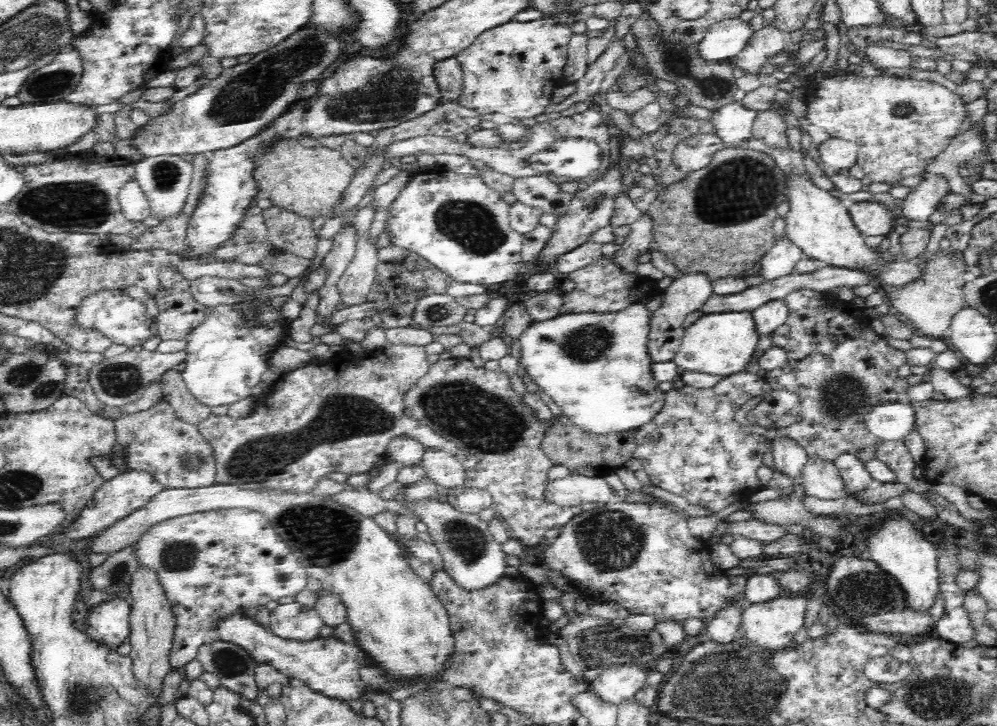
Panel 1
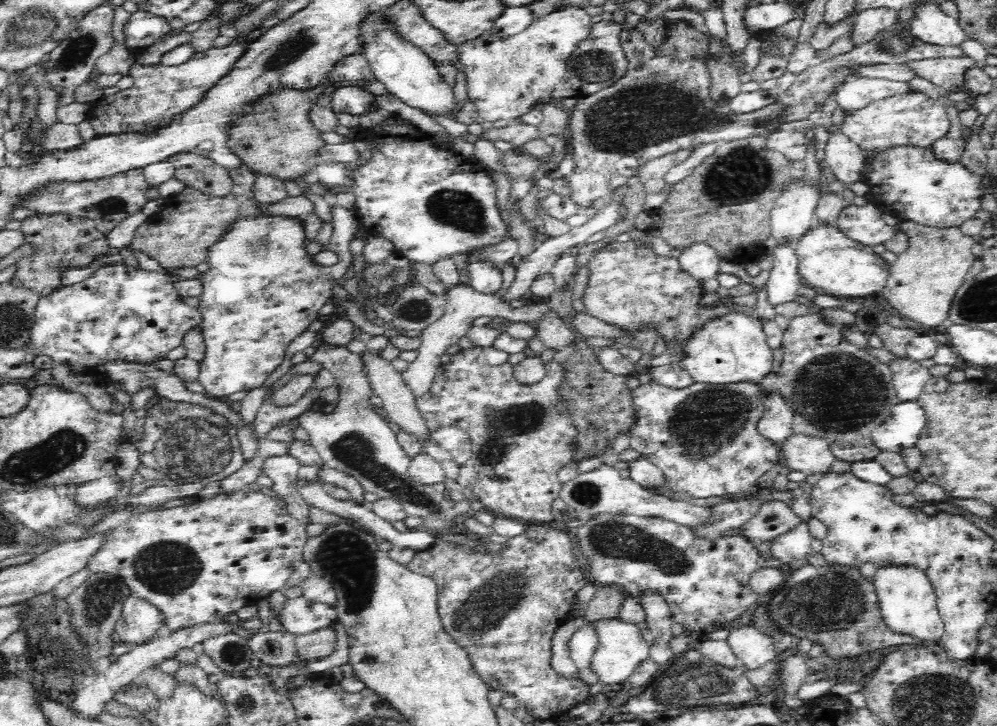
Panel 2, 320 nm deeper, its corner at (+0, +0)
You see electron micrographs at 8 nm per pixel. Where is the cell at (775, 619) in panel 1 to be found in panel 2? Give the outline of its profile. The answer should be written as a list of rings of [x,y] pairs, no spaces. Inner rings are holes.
[[[740,626],[734,630],[731,628],[727,641],[740,664],[749,669],[758,668],[778,657],[774,650],[774,638],[760,632],[756,626]]]

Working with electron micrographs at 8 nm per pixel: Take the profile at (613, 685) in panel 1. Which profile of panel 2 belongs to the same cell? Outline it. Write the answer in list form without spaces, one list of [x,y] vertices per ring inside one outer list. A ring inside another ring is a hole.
[[[620,618],[601,621],[596,624],[600,633],[600,646],[596,648],[591,660],[591,669],[604,684],[622,684],[628,677],[649,658],[650,645],[641,640],[636,623],[626,623]]]

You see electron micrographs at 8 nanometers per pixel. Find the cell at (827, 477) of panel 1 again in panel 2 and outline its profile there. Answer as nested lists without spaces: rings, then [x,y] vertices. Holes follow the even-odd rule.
[[[793,433],[780,448],[788,468],[806,476],[828,474],[837,459],[826,440],[804,434]]]

